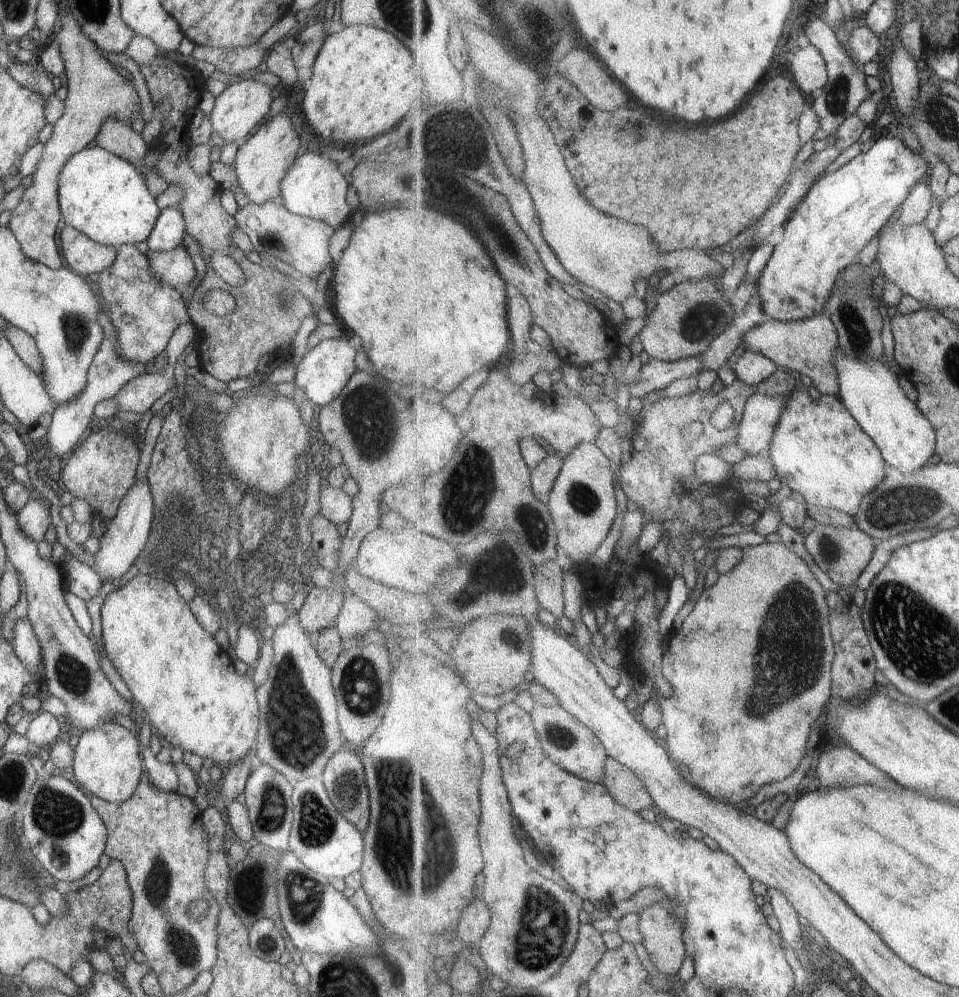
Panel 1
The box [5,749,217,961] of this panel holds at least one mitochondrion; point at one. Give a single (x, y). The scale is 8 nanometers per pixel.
(57, 814)

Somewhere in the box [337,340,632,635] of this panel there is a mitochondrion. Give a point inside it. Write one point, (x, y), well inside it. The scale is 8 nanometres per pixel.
(468, 489)

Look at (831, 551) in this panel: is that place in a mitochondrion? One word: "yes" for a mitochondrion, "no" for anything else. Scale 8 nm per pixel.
yes

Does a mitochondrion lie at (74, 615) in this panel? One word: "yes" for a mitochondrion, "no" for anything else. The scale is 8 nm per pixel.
no

